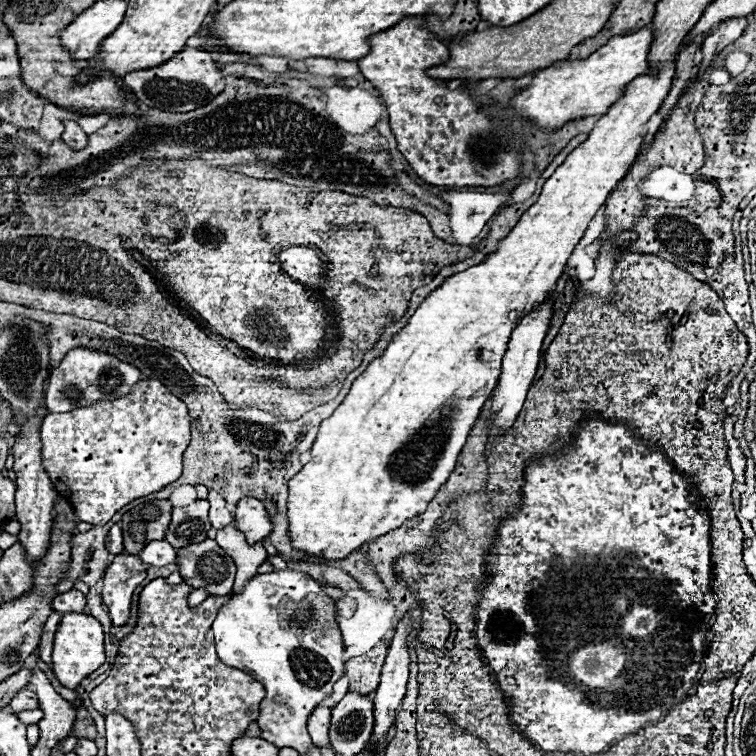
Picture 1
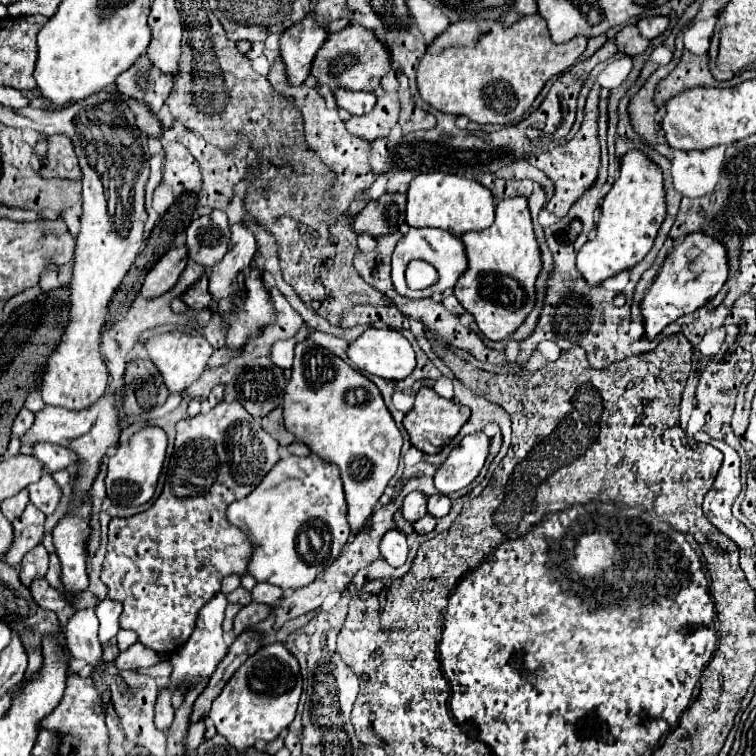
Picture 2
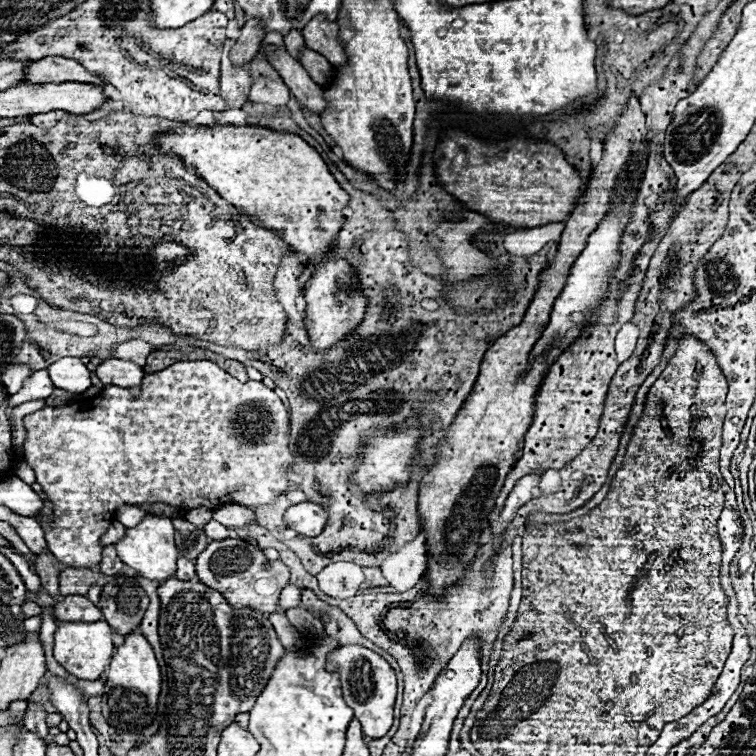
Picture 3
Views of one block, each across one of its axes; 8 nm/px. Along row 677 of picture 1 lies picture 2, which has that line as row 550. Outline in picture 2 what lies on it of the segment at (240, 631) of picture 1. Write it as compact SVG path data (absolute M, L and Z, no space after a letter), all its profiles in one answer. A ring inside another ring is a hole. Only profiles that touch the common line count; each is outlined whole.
M310 454L306 458L284 456L246 498L236 500L228 506L226 518L230 524L246 532L252 542L254 552L248 560L246 574L254 576L256 582L268 582L280 586L282 590L298 590L314 582L316 576L324 572L326 566L330 566L330 558L334 562L340 556L350 536L340 472L336 466L326 464L316 454Z

